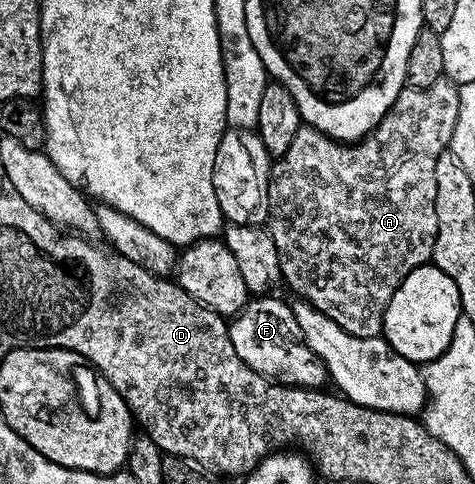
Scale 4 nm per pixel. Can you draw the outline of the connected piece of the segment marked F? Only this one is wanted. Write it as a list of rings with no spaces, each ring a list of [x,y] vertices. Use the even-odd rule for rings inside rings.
[[[251,297],[246,305],[229,319],[230,343],[236,348],[236,356],[240,356],[240,360],[244,360],[248,368],[252,368],[257,374],[263,374],[271,382],[284,386],[325,387],[328,382],[326,366],[312,352],[312,348],[308,348],[308,344],[302,340],[300,324],[296,324],[296,316],[291,303],[281,302],[280,299],[274,297]]]

